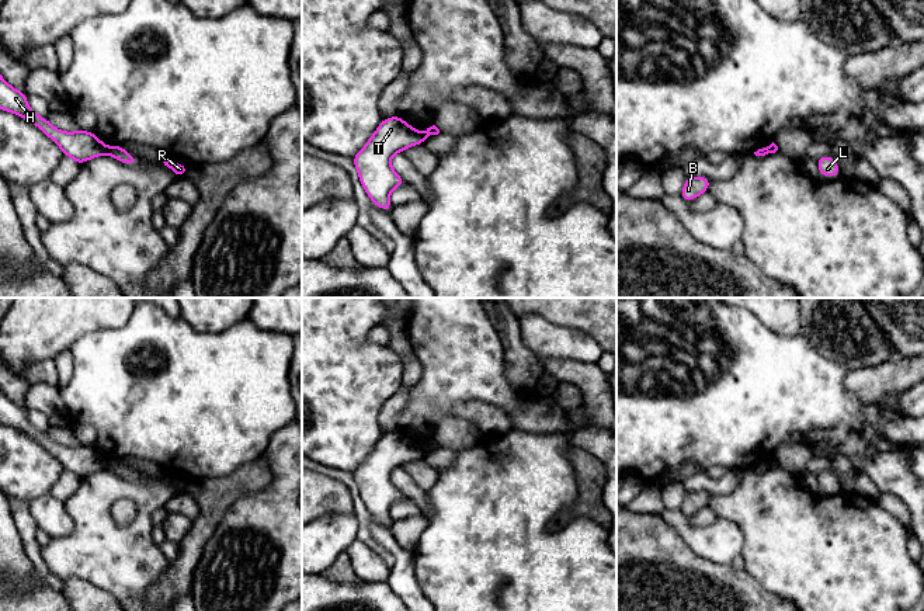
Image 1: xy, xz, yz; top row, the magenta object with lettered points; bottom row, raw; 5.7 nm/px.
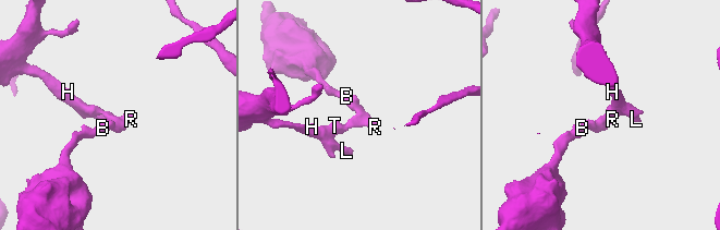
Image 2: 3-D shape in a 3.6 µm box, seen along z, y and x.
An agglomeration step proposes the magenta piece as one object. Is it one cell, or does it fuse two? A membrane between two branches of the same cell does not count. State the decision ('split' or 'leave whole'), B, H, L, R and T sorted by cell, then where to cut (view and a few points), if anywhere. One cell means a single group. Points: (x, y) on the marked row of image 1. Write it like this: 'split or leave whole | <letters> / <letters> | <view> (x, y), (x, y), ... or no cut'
split | B R / H L T | xy (108, 146), (106, 152)

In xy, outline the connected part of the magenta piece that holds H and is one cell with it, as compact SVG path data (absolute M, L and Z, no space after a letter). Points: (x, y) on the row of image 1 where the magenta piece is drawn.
M0 76L0 110L17 114L37 125L76 163L81 164L107 153L107 147L94 132L63 132L49 124L48 118L37 115L27 103L27 94L11 87Z

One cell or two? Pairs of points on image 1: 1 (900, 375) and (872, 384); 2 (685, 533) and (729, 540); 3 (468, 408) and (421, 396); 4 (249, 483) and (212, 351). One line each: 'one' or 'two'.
1: one
2: one
3: two
4: two

